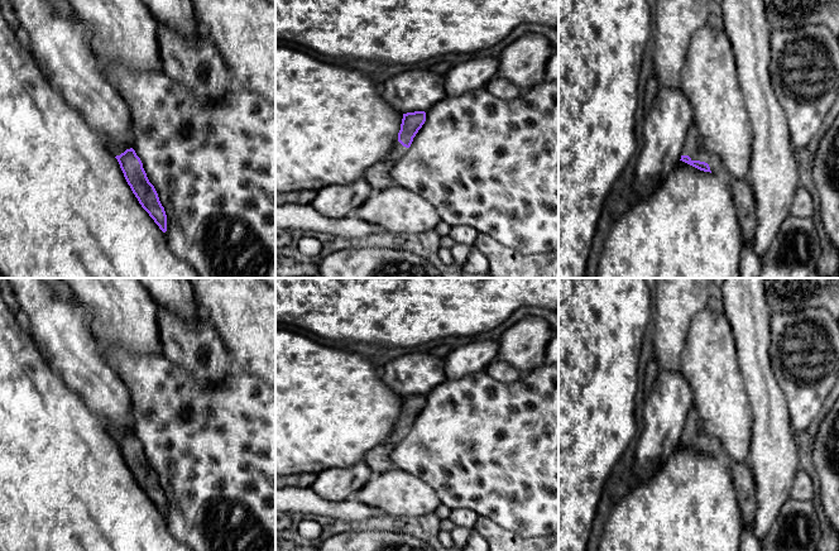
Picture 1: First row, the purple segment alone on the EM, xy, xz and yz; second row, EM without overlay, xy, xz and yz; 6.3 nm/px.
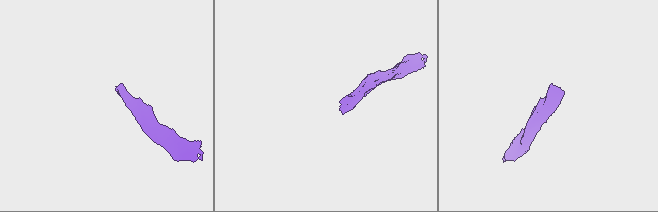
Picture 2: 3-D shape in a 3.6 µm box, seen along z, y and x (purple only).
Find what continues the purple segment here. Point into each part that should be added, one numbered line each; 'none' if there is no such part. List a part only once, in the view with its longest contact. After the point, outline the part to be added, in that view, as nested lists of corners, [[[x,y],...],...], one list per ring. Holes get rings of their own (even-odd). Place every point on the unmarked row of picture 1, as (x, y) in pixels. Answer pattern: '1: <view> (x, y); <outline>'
1: yz (693, 430); [[[691,408],[686,416],[682,439],[689,439],[691,444],[700,444],[708,446],[711,456],[714,457],[724,456],[720,441],[716,437],[711,437],[705,432],[695,408]]]

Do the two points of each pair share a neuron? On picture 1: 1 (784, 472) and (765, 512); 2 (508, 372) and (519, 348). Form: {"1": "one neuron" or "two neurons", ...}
{"1": "one neuron", "2": "two neurons"}

